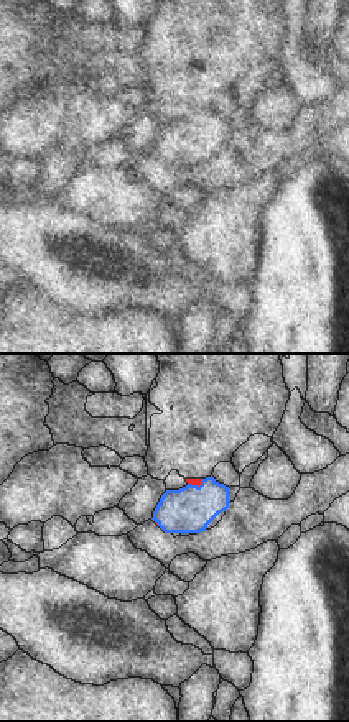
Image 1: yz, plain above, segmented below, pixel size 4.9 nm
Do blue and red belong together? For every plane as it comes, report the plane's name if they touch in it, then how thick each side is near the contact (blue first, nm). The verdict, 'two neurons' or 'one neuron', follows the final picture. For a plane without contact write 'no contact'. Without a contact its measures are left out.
contact in yz; calibres 220 and 30 nm

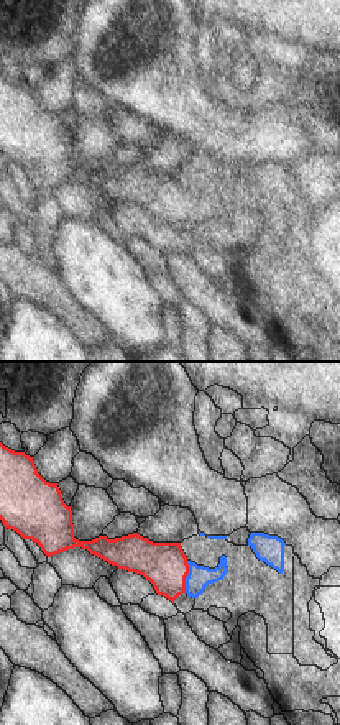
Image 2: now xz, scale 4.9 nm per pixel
contact in xz; calibres 110 and 220 nm

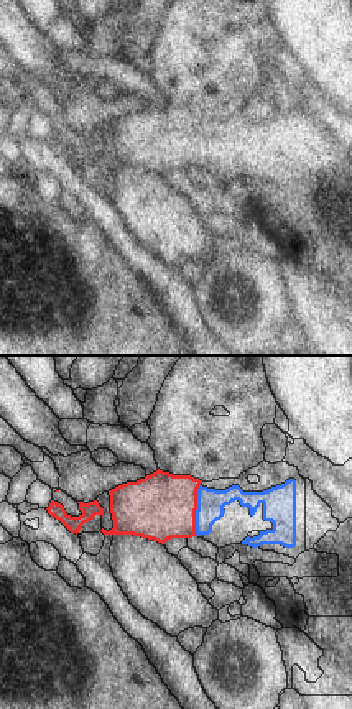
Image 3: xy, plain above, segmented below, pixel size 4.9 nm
contact in xy; calibres 140 and 320 nm

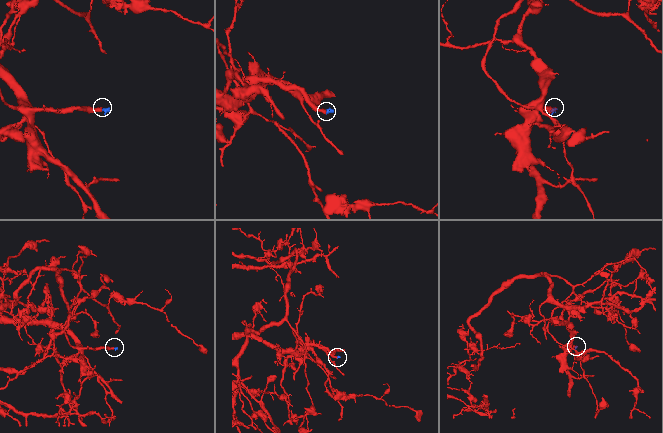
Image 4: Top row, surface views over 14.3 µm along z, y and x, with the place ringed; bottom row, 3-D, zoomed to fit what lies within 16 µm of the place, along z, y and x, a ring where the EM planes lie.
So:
one neuron

